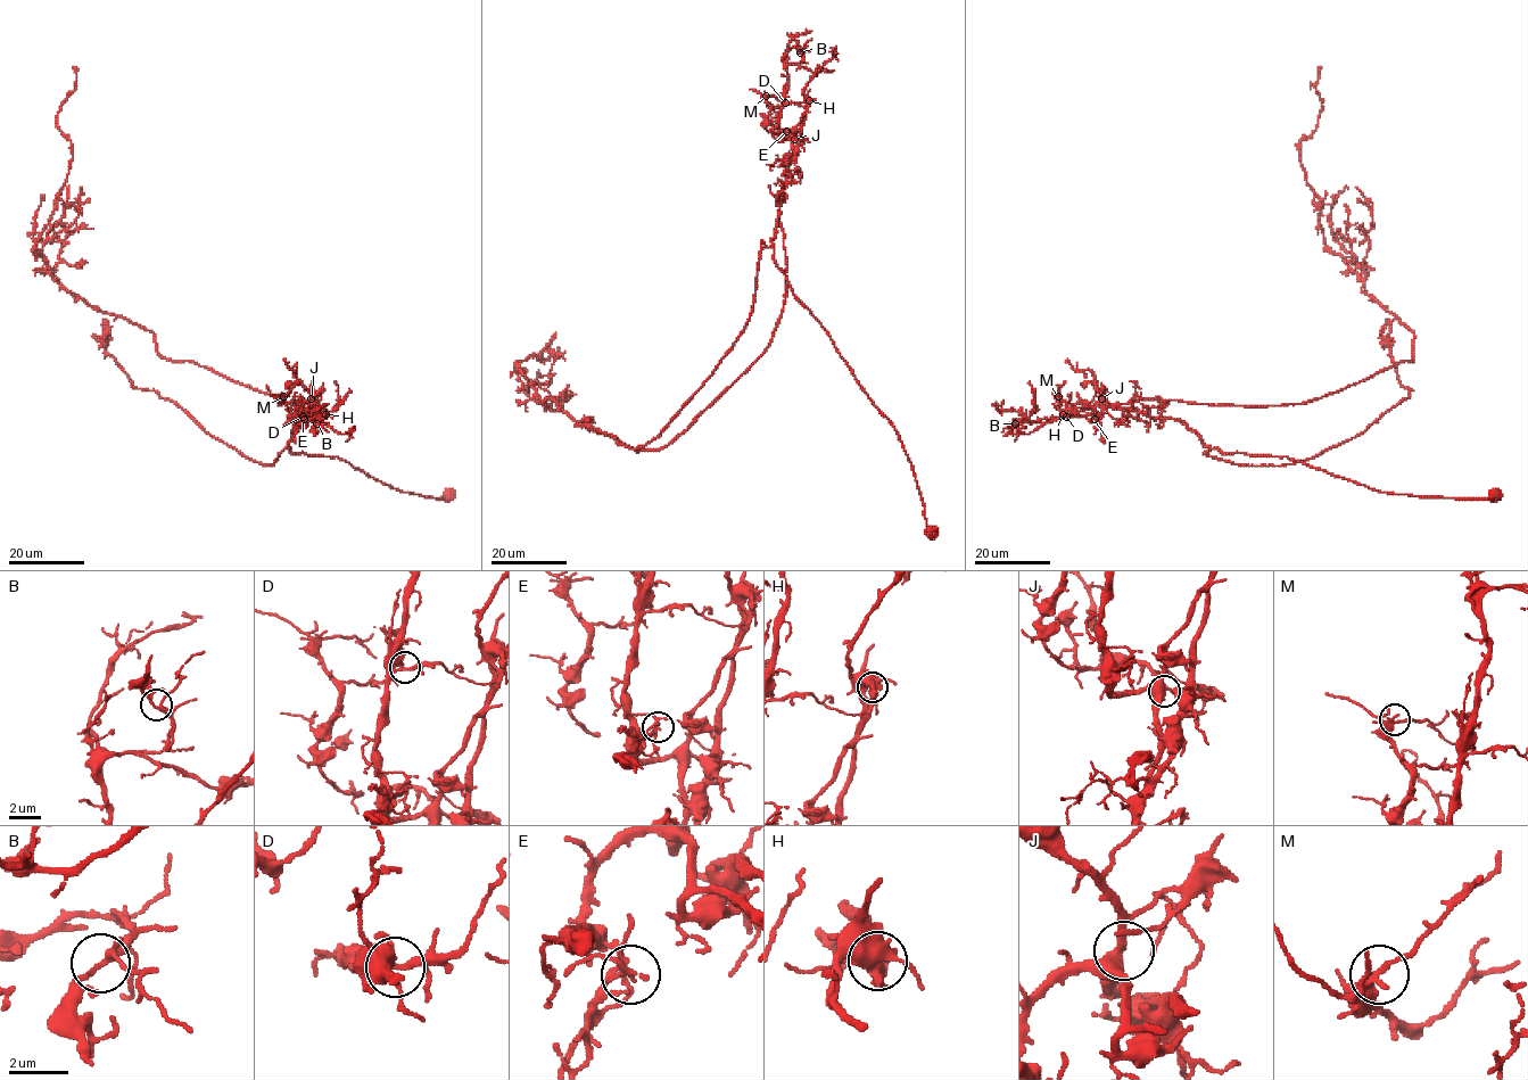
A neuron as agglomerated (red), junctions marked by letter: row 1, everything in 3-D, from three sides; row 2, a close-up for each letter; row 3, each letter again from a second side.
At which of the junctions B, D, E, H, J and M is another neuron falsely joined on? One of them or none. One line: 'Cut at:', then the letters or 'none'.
Cut at: H

